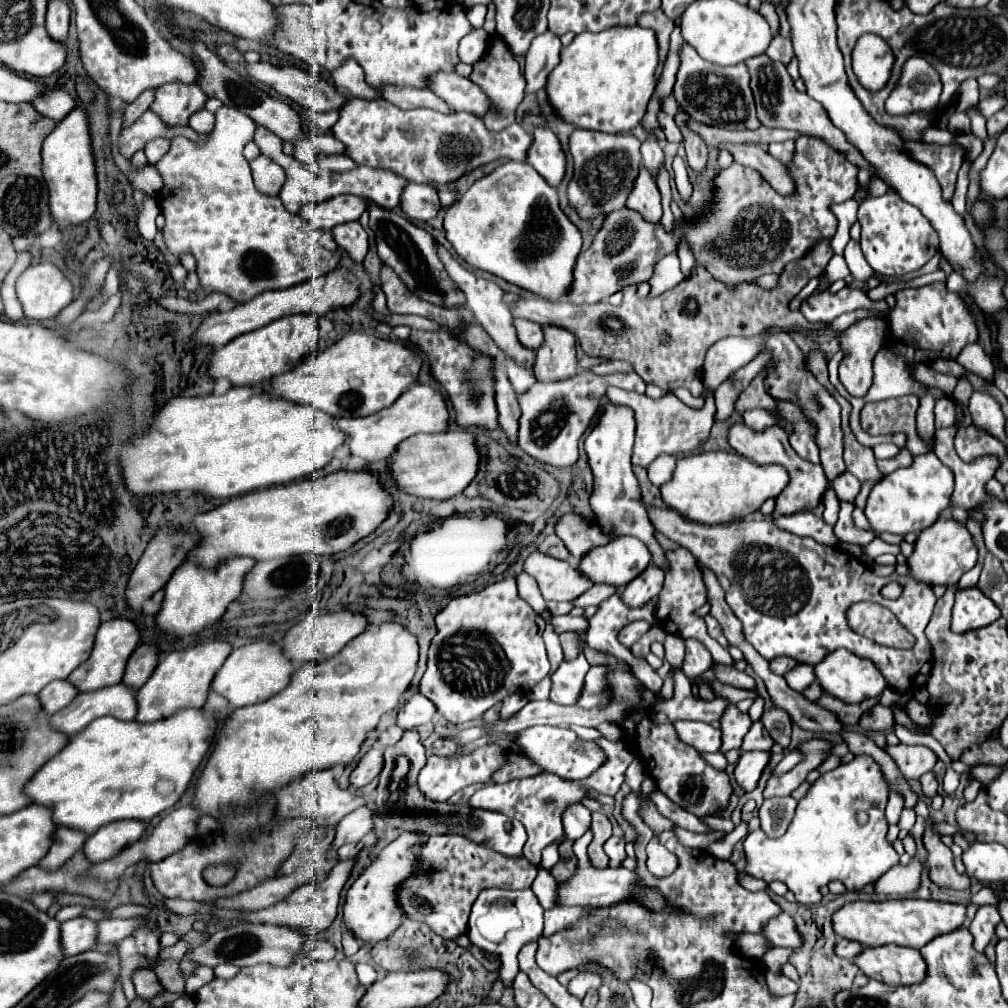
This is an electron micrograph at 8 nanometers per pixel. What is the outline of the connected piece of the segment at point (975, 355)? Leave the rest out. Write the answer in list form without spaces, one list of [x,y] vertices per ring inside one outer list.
[[[979,344],[965,346],[955,360],[963,364],[967,370],[971,370],[973,374],[985,380],[995,380],[995,364],[991,360],[991,354],[987,354]]]

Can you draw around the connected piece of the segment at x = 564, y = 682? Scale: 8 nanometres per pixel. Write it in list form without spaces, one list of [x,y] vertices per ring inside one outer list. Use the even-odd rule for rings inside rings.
[[[578,635],[580,642],[580,654],[577,660],[573,662],[561,662],[561,666],[557,668],[557,672],[553,674],[553,688],[551,688],[551,700],[559,702],[559,704],[569,704],[575,706],[581,698],[583,692],[583,684],[585,684],[585,674],[589,670],[589,662],[587,662],[584,654],[585,643]]]

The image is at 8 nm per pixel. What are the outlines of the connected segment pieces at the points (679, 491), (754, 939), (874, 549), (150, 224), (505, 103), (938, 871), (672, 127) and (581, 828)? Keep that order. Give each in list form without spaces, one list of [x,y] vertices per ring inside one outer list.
[[[699,452],[677,460],[673,478],[661,486],[665,506],[701,524],[727,524],[761,508],[769,496],[777,496],[789,478],[783,466],[755,466],[731,452]]]
[[[749,932],[735,934],[735,950],[745,958],[761,960],[767,948],[773,948],[773,944],[763,934],[749,934]]]
[[[875,538],[873,542],[869,542],[867,546],[863,546],[863,554],[869,556],[869,558],[875,558],[879,554],[885,554],[885,552],[891,552],[891,554],[899,554],[899,546],[893,546],[893,544],[885,544],[881,538]]]
[[[145,194],[145,200],[135,204],[135,208],[137,208],[137,230],[139,230],[139,234],[143,238],[147,238],[147,240],[153,240],[155,232],[157,232],[155,218],[161,212],[159,210],[159,202],[151,200],[151,196]]]
[[[501,36],[493,38],[489,44],[493,44],[493,46],[489,46],[487,52],[483,54],[483,58],[473,64],[471,78],[473,78],[473,82],[477,82],[483,88],[483,92],[491,98],[491,102],[501,110],[501,116],[487,114],[487,118],[483,118],[485,126],[491,132],[499,132],[501,128],[515,122],[515,110],[517,110],[517,106],[521,104],[521,100],[525,96],[525,76],[523,76],[523,72],[517,64],[517,60],[511,56],[507,44],[501,40]]]
[[[927,828],[923,836],[925,848],[927,848],[927,864],[929,864],[929,878],[941,886],[941,888],[953,888],[953,890],[967,890],[971,886],[971,880],[965,874],[959,874],[953,866],[953,854],[949,846],[941,842],[941,836]]]
[[[663,114],[661,130],[665,132],[665,136],[667,136],[667,140],[669,140],[669,142],[681,142],[681,140],[683,140],[683,136],[681,136],[681,132],[679,132],[679,128],[677,128],[675,120],[673,120],[671,116],[667,116],[667,114]]]
[[[581,802],[569,806],[563,812],[563,828],[565,828],[563,840],[567,838],[577,840],[589,826],[591,826],[591,812]]]

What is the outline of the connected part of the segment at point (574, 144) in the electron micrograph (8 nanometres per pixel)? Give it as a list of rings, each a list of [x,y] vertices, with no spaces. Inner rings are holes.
[[[575,130],[569,140],[569,150],[575,160],[575,176],[569,182],[569,202],[581,218],[593,220],[599,214],[609,214],[625,206],[635,174],[639,174],[641,142],[631,134],[605,134],[593,130]]]

